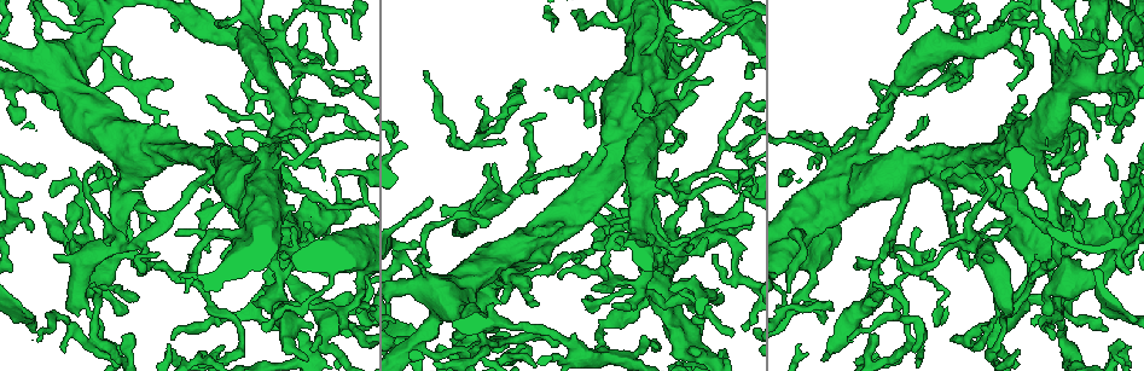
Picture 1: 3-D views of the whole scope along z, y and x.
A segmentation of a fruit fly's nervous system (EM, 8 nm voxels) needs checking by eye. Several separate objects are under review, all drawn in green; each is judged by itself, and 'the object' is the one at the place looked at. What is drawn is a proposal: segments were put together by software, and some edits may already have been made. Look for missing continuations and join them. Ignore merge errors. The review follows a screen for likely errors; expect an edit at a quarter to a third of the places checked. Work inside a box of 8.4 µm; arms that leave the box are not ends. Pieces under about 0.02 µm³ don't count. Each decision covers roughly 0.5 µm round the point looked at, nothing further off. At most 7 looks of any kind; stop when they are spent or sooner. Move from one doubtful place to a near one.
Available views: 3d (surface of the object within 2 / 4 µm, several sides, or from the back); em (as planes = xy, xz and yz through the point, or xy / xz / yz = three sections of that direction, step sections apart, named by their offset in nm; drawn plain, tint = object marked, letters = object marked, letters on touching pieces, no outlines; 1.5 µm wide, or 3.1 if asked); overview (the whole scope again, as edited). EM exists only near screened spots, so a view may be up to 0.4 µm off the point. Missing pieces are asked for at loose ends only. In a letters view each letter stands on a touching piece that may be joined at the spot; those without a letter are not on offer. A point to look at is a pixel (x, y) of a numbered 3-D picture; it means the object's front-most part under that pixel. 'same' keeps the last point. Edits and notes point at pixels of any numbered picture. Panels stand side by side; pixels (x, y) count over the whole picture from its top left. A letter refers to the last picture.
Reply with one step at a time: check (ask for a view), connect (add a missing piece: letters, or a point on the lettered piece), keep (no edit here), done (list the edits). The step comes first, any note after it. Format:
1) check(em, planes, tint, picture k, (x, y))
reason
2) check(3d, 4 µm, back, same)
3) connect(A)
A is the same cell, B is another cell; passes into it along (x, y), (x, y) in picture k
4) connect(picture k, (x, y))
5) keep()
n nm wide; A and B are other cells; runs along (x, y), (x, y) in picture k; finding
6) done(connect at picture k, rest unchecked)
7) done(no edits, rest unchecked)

check(em, planes, letters, picture 1, (676, 169))
branch stops here

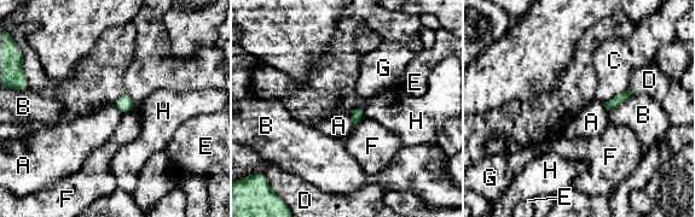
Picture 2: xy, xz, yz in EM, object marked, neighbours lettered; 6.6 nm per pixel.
keep()
80 nm wide; B touches over 200 nm; A, B, C, D, E, F, G and H are other cells; none of them fits

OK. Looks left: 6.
check(em, yz, step 8, letters, picture 1, (557, 273))
thin end

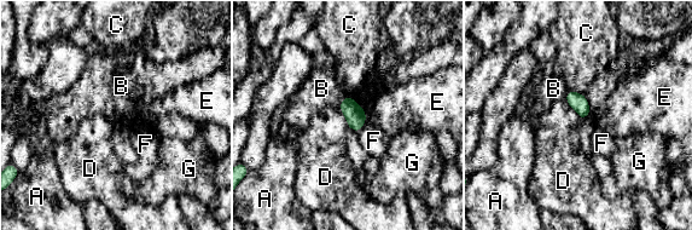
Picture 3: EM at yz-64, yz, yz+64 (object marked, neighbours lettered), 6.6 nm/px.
check(em, planes, letters, same)

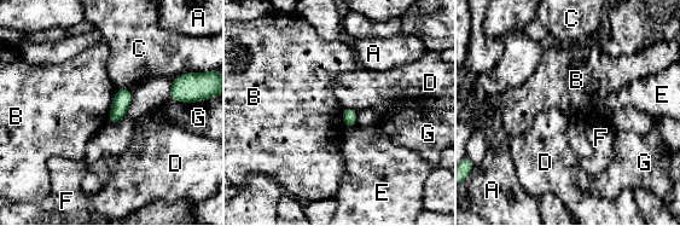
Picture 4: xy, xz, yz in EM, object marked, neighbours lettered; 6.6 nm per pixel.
keep()
B touches over 240 nm; A, B, C, D, E, F and G are other cells; border along (118, 88), (106, 120) in picture 4; none of them fits

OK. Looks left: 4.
check(em, xz, step 4, tint, picture 1, (978, 171))
an open end

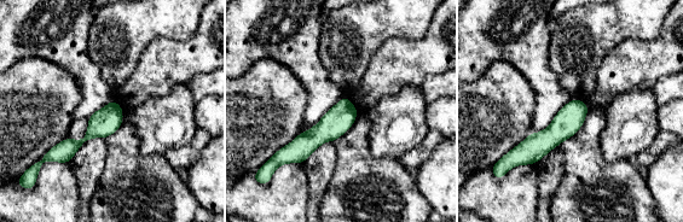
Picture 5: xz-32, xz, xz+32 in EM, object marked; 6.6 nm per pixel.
check(em, xz, step 4, letters, same)
see the neighbours

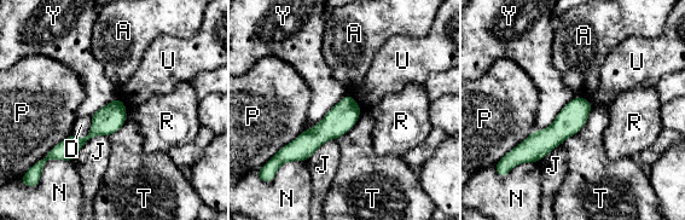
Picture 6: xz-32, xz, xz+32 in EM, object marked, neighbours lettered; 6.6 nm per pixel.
keep()
A, D, J, N, P, R, T, U and Y are other cells; border along (575, 97), (586, 99) in picture 6; no lettered piece goes on from it

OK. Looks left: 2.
done(no edits, rest unchecked)

